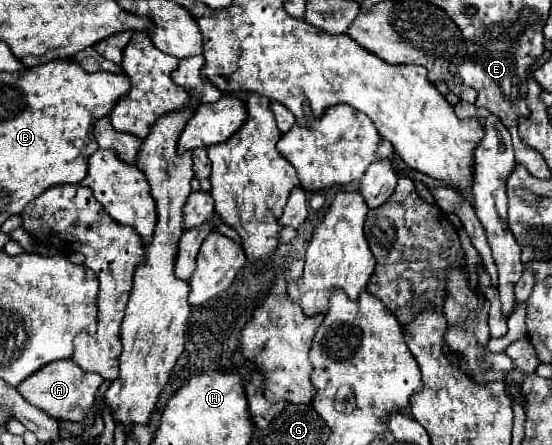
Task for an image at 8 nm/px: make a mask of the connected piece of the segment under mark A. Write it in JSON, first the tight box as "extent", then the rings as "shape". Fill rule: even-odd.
{"extent":[16,359,102,423],"shape":[[[60,359],[44,365],[40,371],[30,375],[26,381],[22,381],[16,389],[18,393],[32,403],[34,407],[42,409],[46,415],[50,415],[56,421],[78,421],[82,423],[86,419],[88,409],[94,403],[96,391],[102,385],[102,377],[96,373],[82,371],[72,359]]]}

